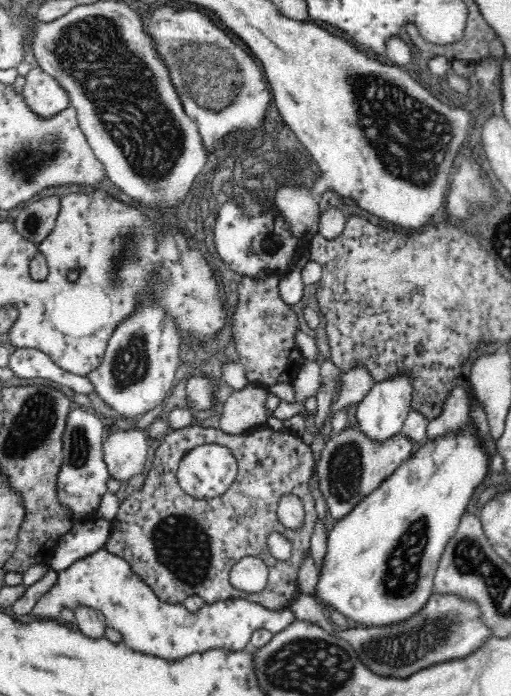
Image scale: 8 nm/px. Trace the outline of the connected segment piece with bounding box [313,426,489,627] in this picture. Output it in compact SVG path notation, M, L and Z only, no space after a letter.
M472 426L468 428L465 435L451 436L443 439L439 438L437 441L426 443L423 447L419 448L413 457L410 457L400 466L390 478L387 478L378 489L374 490L366 499L358 503L351 514L348 514L340 521L330 522L327 534L326 553L324 554L324 560L322 560L322 568L320 568L320 573L318 574L319 577L316 578L316 586L313 587L313 595L318 596L318 600L321 602L320 604L324 608L332 609L364 627L382 626L382 624L400 622L400 620L412 616L416 610L420 610L420 606L428 600L428 596L433 592L433 576L438 567L440 556L442 556L449 539L456 533L462 516L467 512L467 507L471 501L474 489L487 474L488 458L489 453L484 451L476 443Z

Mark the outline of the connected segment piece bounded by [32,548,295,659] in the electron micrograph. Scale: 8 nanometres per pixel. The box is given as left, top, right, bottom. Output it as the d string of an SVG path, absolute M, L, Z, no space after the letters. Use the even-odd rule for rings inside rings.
M105 548L78 560L72 567L59 571L55 587L38 600L32 615L57 619L61 607L72 609L76 602L100 610L107 626L120 632L123 642L132 650L165 659L184 658L185 655L214 646L242 650L250 645L251 635L260 628L274 635L295 621L288 608L278 612L269 611L240 597L205 602L196 611L188 610L183 602L164 602L164 599L158 598L155 590L132 570L128 561Z

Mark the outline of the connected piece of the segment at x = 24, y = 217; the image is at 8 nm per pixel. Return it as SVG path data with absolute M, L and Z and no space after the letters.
M44 197L21 208L15 219L15 229L26 240L40 242L52 230L61 206L59 197Z

